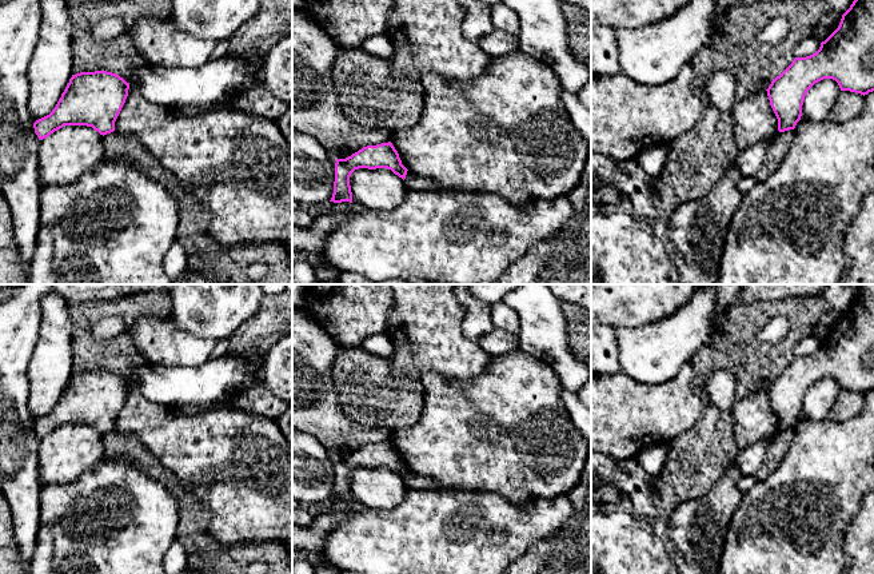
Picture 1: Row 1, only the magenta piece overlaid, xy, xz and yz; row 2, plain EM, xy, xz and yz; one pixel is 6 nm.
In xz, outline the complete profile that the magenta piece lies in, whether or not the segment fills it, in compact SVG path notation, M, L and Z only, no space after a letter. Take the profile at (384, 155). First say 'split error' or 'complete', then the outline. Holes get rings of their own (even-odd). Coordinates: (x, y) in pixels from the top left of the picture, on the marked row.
complete; M391 141L376 146L367 146L352 154L346 159L336 159L335 163L335 182L334 194L330 202L352 203L352 192L350 186L350 176L355 170L359 168L387 168L395 175L406 179L407 168L402 164L398 151Z

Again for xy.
complete; M107 71L72 75L52 112L33 123L40 140L64 125L92 127L100 135L115 131L129 83Z

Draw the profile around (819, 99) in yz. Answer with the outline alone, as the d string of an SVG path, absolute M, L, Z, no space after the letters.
M833 79L815 83L805 96L801 120L825 120L841 92L838 83Z

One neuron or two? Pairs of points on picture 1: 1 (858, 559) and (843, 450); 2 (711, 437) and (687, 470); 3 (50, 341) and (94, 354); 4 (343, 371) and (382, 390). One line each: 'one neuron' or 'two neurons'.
1: two neurons
2: one neuron
3: two neurons
4: one neuron

